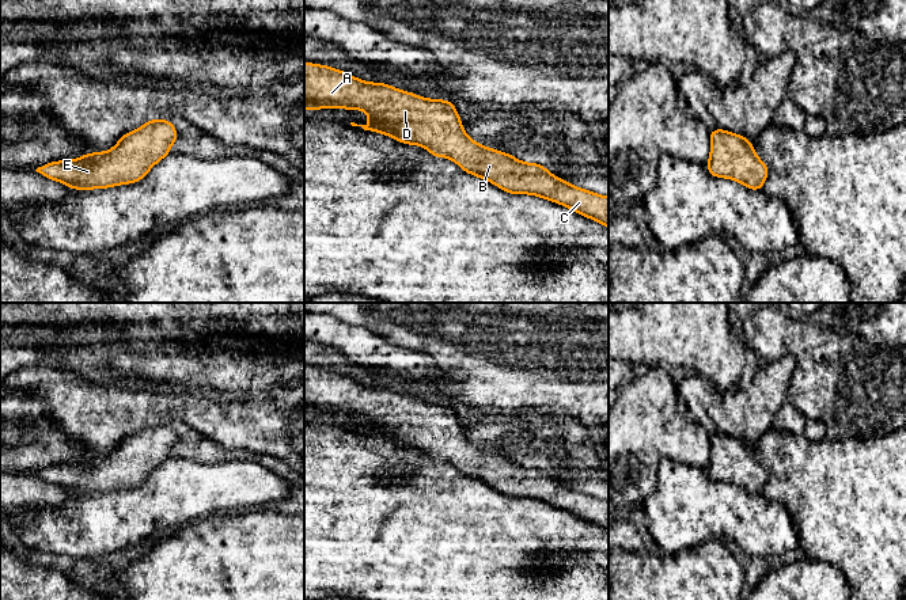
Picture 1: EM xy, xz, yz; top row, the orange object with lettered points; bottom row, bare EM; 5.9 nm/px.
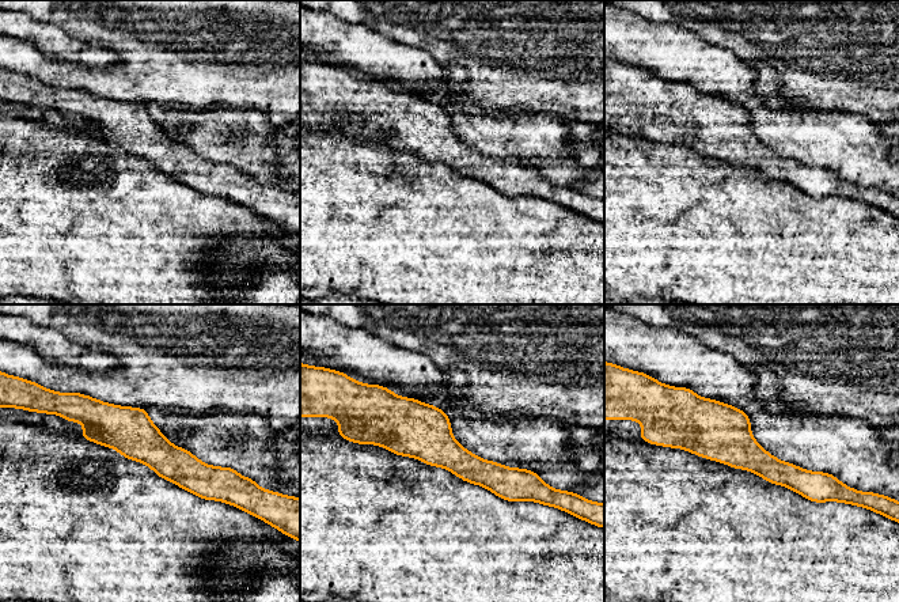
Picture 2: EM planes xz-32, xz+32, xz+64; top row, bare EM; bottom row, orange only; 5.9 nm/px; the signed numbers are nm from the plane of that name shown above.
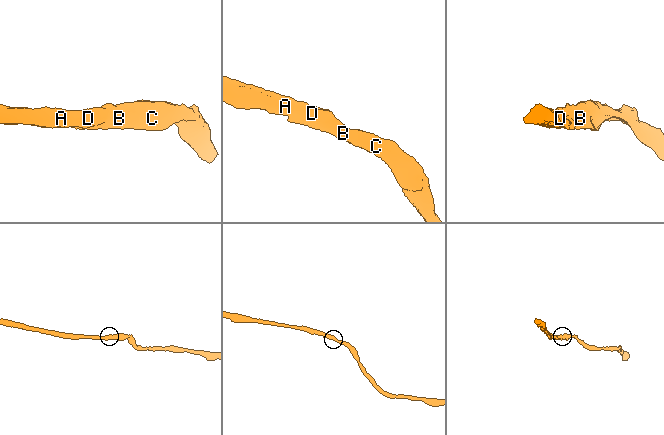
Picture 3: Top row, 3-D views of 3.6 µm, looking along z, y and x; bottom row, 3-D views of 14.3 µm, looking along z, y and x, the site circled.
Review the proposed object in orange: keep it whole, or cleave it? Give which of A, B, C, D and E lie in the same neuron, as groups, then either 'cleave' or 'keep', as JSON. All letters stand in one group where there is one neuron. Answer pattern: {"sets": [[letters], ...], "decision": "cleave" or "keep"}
{"sets": [["A", "B", "C", "D", "E"]], "decision": "keep"}

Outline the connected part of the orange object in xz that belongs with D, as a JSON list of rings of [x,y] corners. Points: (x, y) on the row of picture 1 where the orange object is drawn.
[[[304,61],[304,110],[322,110],[323,107],[367,111],[368,125],[357,125],[355,122],[350,122],[350,125],[390,136],[403,144],[421,145],[431,155],[447,157],[455,162],[465,172],[486,179],[509,194],[538,195],[609,228],[607,195],[576,187],[557,178],[539,163],[526,163],[509,153],[473,141],[460,124],[454,102],[422,98],[386,83],[363,81],[344,71]]]

